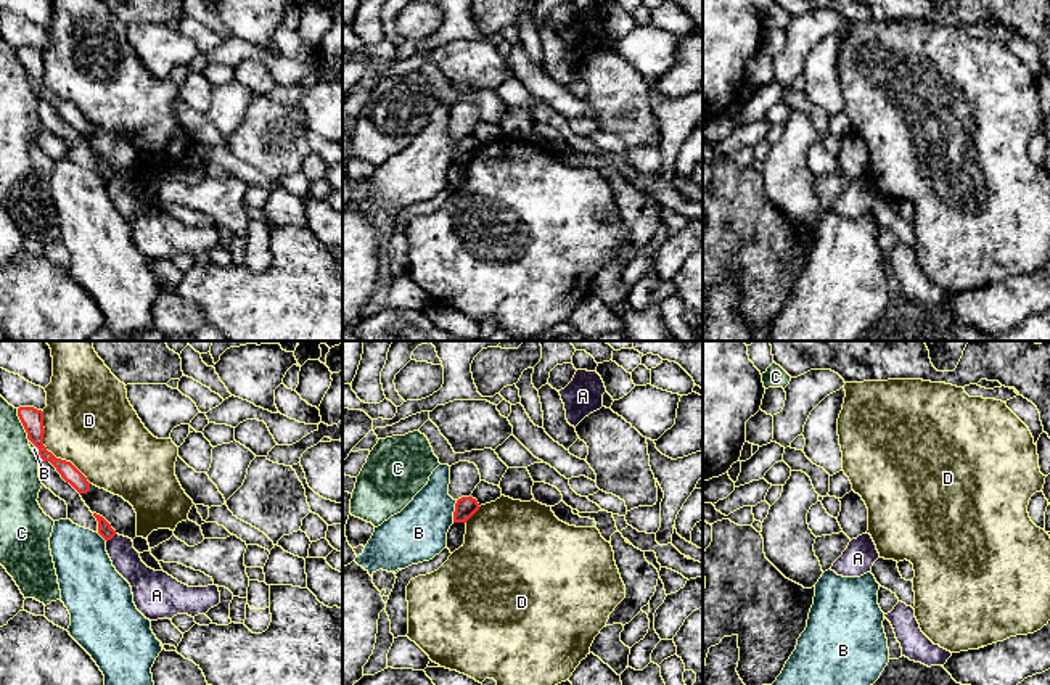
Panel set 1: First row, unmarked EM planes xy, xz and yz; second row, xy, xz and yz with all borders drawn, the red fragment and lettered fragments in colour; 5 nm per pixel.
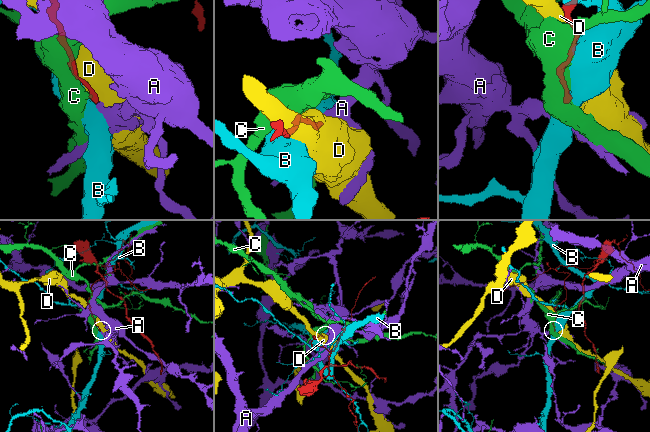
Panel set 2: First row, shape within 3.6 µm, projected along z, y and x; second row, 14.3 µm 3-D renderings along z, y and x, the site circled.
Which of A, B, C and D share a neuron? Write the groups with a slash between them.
A / B / C / D

